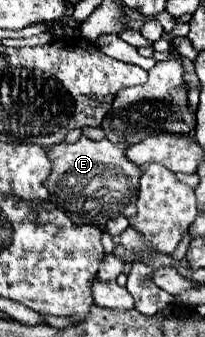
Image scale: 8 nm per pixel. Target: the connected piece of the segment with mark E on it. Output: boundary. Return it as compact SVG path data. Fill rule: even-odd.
M80 137L72 145L60 143L56 147L50 147L48 155L52 161L52 173L46 179L50 201L78 225L106 225L106 221L112 217L132 217L136 213L136 195L140 187L138 181L142 177L142 169L130 163L130 159L126 159L126 147L126 143L110 143L108 139L90 141L86 137Z

